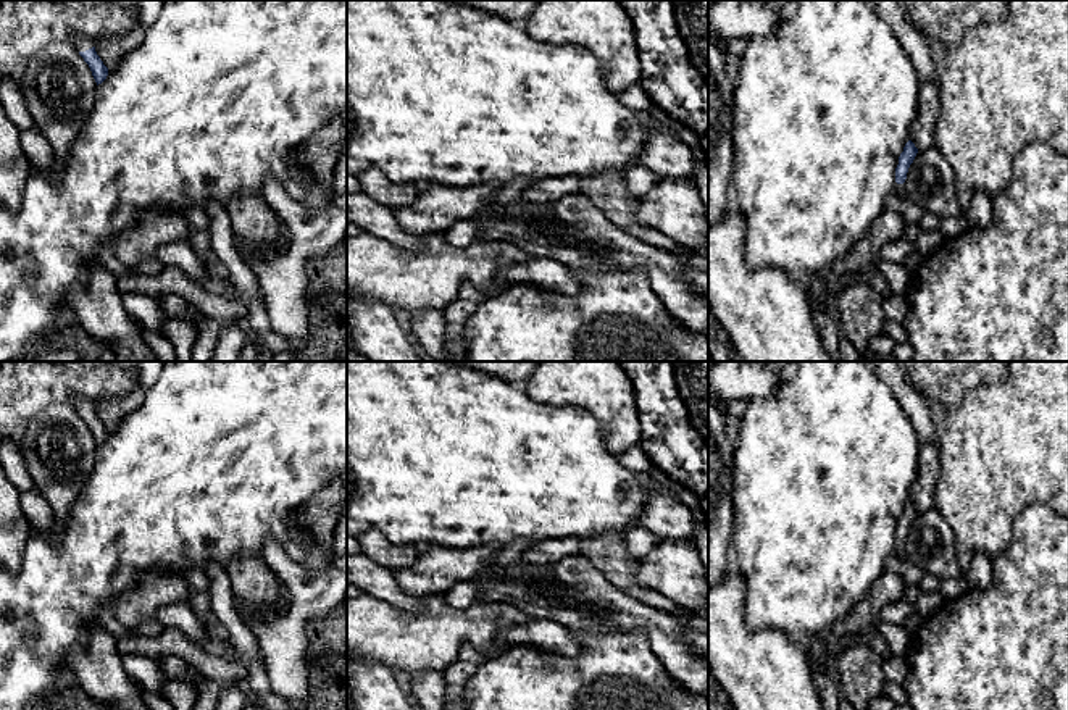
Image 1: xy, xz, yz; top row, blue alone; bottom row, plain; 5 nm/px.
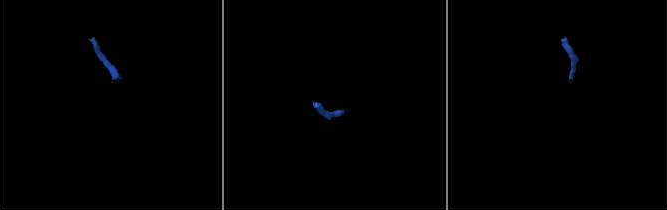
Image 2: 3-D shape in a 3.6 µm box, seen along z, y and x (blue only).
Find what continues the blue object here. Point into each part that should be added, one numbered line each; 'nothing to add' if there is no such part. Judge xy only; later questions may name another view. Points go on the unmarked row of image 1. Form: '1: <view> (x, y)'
1: xy (79, 402)

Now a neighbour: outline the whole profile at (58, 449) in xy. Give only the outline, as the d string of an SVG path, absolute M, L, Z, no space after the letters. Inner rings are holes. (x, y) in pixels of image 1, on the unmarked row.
M58 402L29 421L18 444L34 487L65 521L94 470L97 444L89 426L71 403Z

